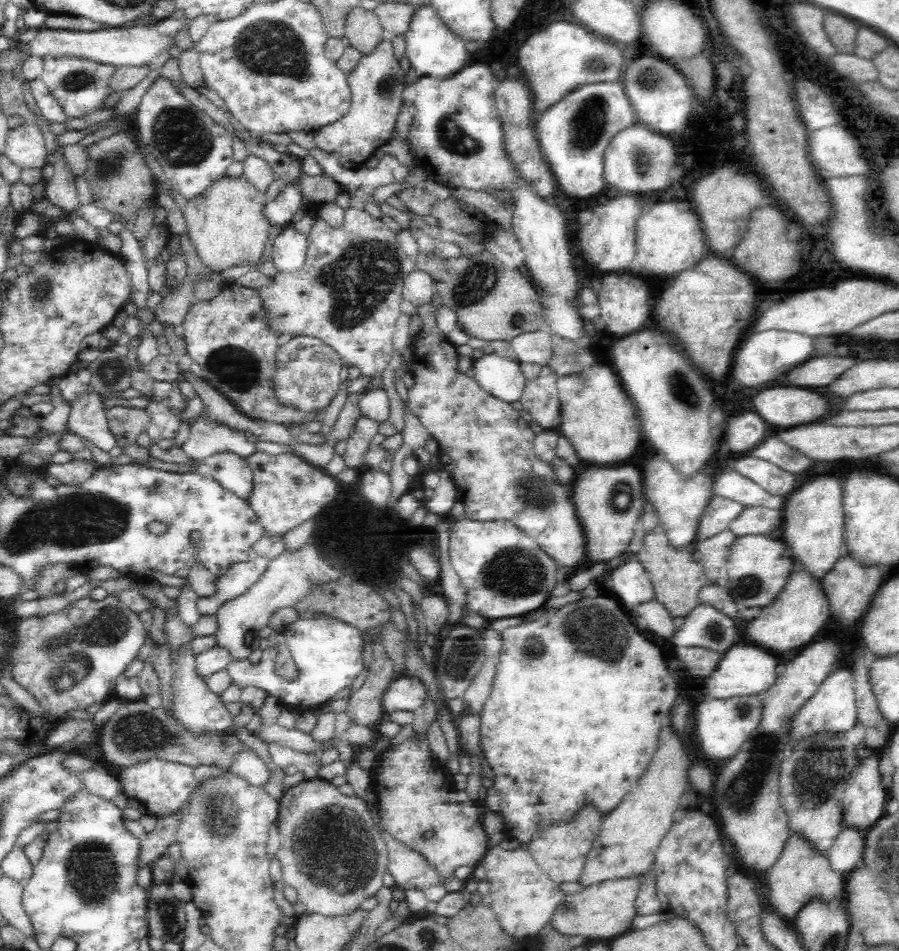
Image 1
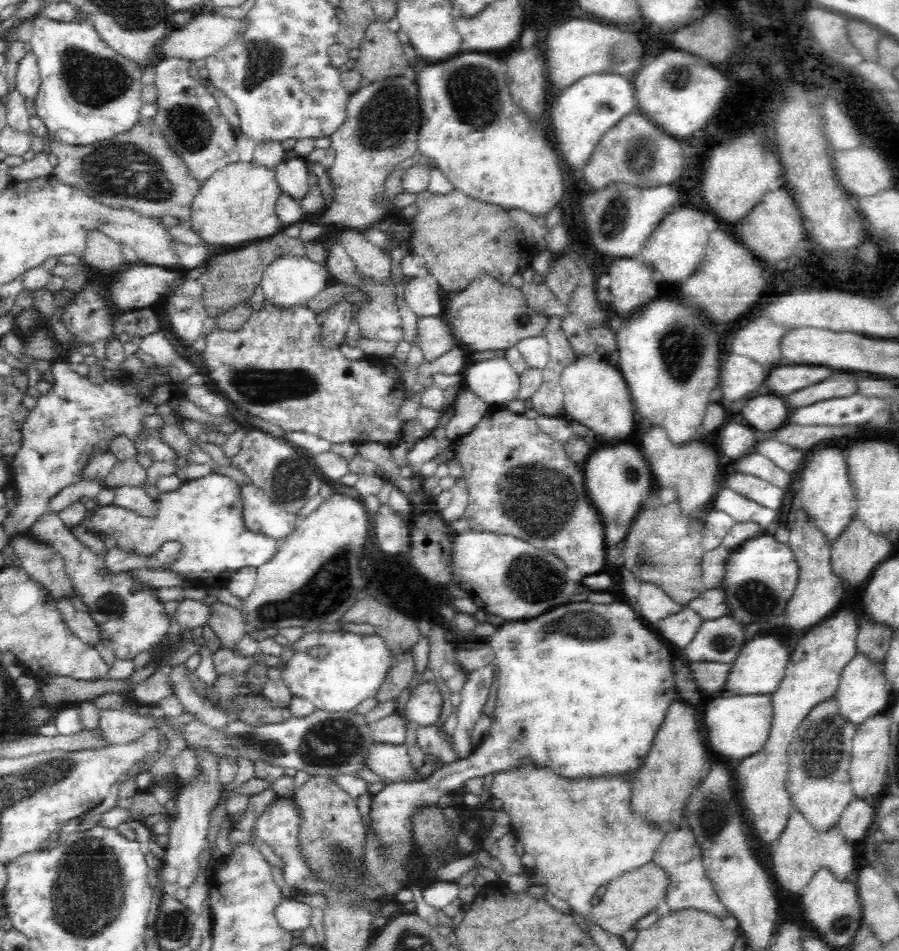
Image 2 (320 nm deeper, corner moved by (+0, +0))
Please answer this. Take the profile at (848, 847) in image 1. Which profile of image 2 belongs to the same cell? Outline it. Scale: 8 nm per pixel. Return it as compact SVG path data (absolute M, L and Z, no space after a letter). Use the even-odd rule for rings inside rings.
M854 798L844 809L835 828L844 837L846 844L858 845L858 842L868 834L874 815L874 808L864 799Z

